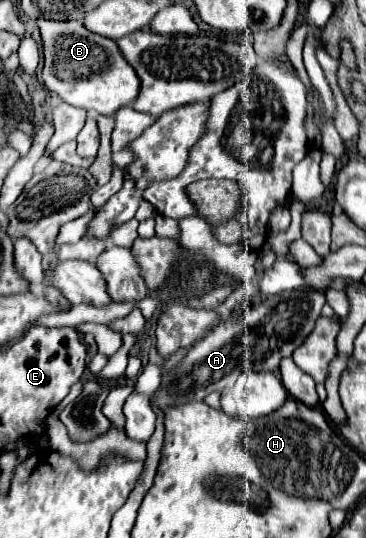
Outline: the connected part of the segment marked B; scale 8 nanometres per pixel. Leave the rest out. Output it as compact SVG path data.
M37 19L37 25L45 45L43 83L51 93L57 93L63 101L75 107L83 107L99 115L115 115L117 109L137 99L141 81L113 39L87 31L81 27L81 21Z

